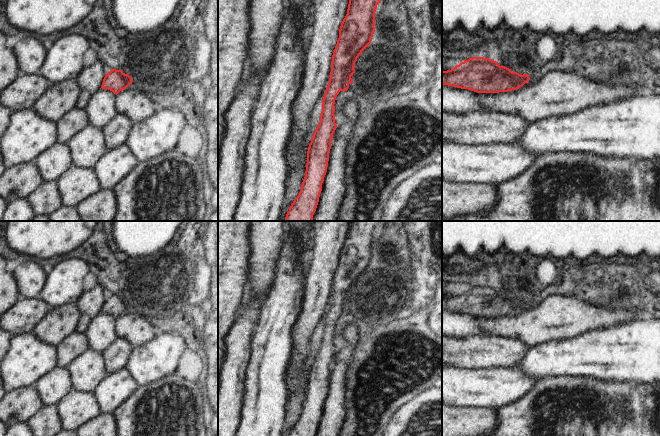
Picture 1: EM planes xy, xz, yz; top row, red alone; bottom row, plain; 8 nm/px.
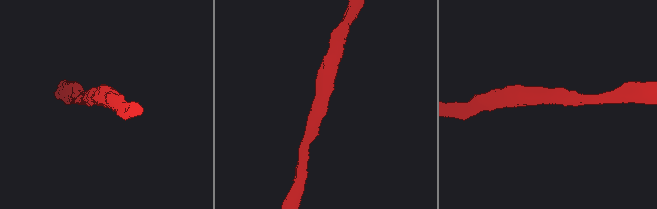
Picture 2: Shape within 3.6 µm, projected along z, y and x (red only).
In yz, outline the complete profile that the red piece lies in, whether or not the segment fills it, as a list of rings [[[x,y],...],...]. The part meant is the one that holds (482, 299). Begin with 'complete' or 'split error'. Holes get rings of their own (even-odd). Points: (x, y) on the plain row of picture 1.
complete; [[[472,281],[451,294],[442,295],[442,308],[477,317],[517,314],[529,303],[528,298],[512,296],[498,286],[484,281]]]

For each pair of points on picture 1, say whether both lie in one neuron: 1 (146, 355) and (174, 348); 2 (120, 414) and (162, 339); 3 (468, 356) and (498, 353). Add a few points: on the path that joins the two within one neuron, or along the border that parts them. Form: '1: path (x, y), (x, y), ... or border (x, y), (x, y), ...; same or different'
1: path (153, 355), (159, 355), (167, 348); same
2: border (160, 377), (138, 386); different
3: path (475, 353), (491, 353); same

